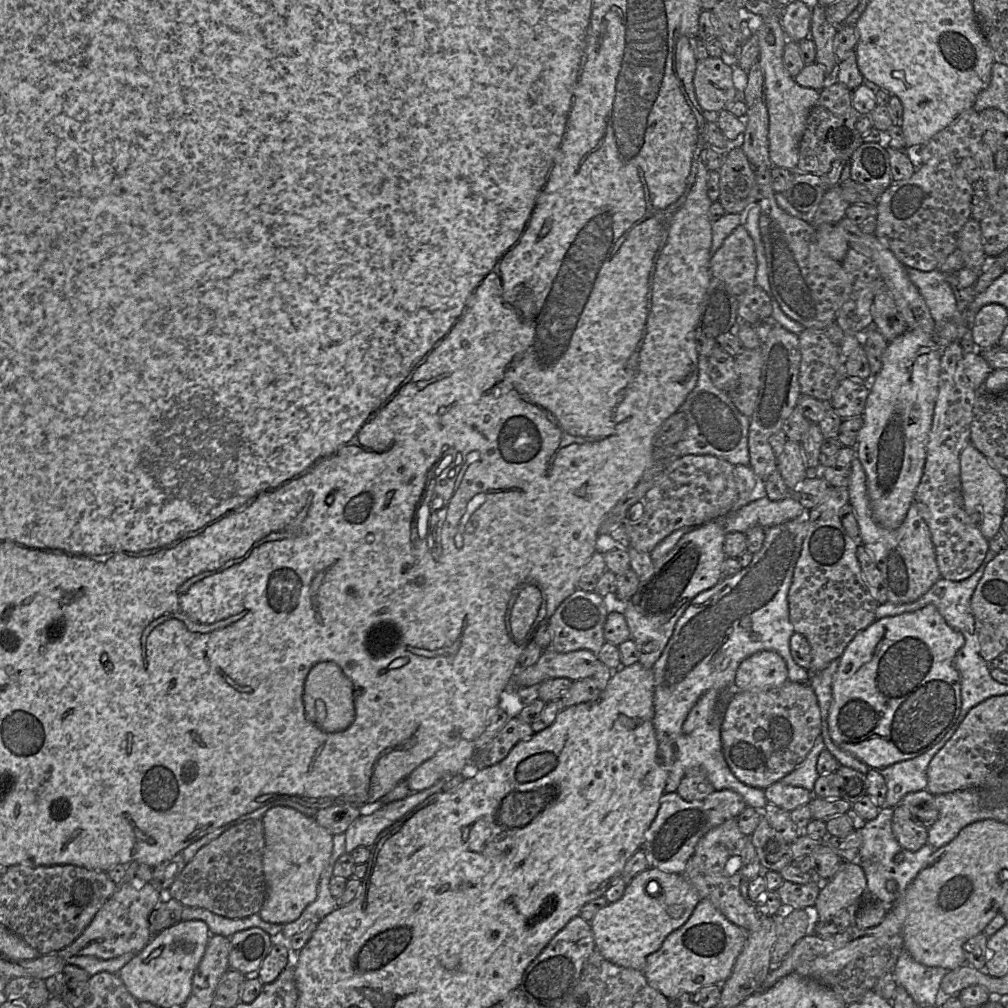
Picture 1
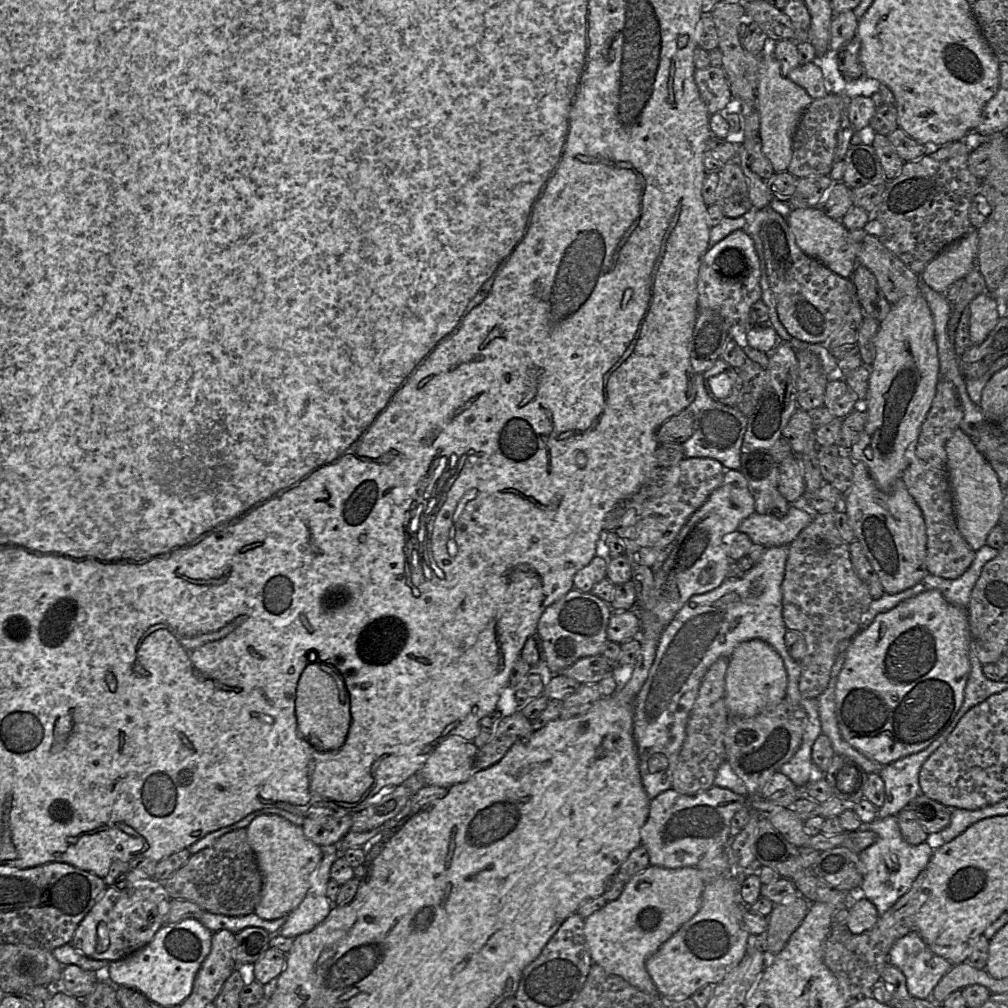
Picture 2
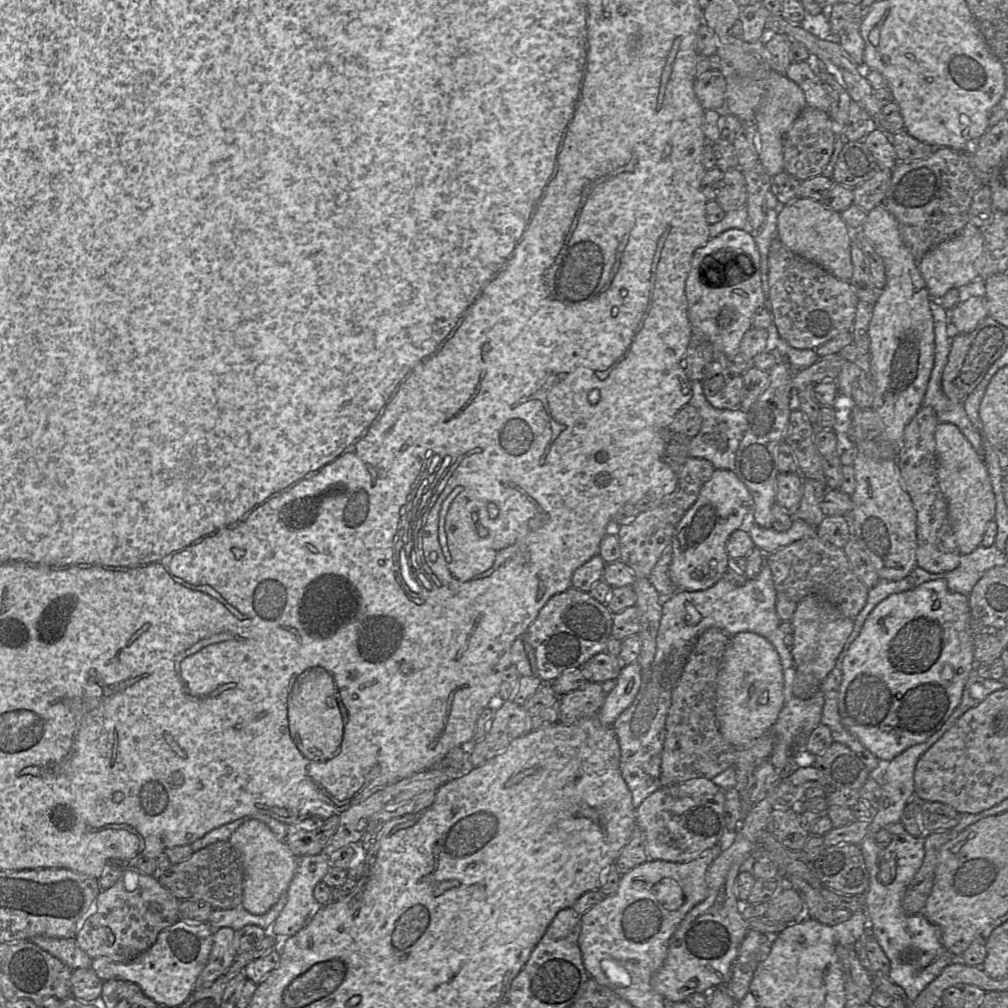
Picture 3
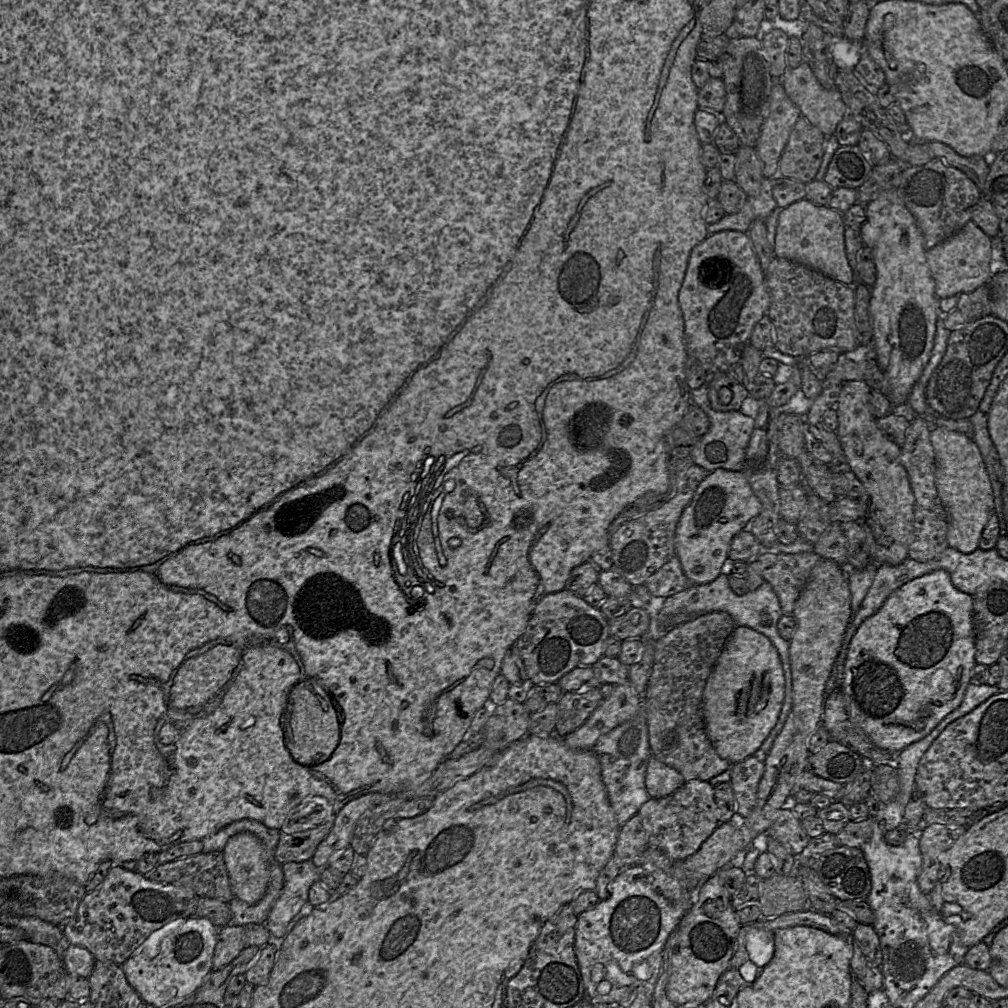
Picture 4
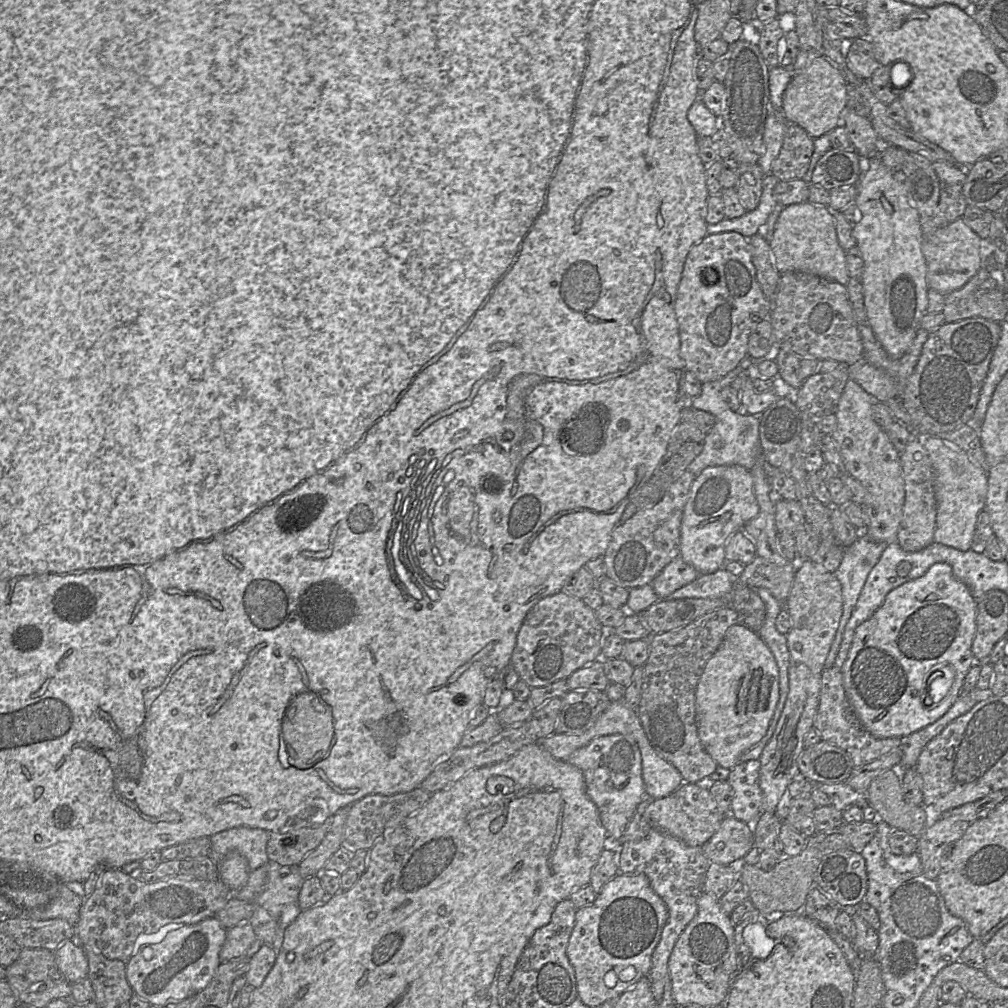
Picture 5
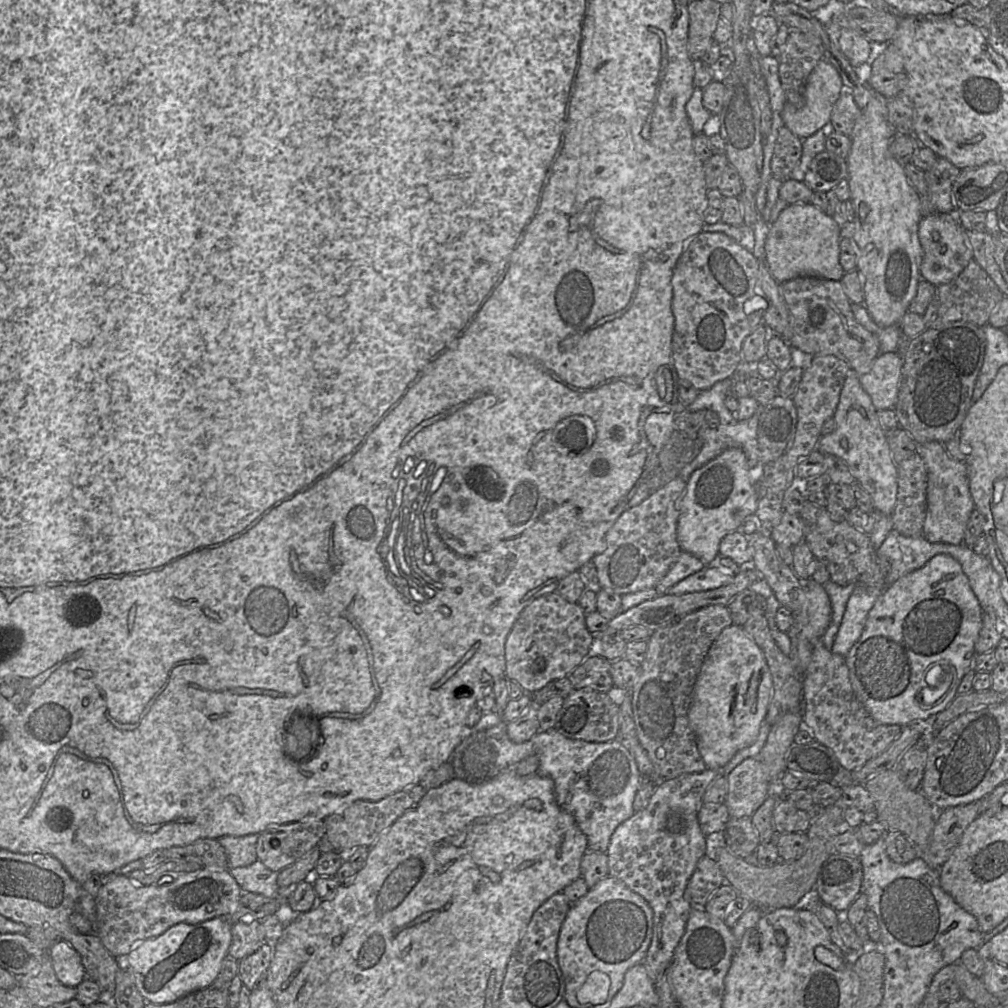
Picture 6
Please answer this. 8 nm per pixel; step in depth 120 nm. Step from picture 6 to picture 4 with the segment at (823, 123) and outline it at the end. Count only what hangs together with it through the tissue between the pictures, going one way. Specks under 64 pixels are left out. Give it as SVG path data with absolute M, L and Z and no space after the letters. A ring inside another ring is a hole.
M806 61L796 68L787 68L783 76L775 81L782 83L801 116L819 128L825 136L833 135L838 123L847 116L847 107L839 90L825 89Z

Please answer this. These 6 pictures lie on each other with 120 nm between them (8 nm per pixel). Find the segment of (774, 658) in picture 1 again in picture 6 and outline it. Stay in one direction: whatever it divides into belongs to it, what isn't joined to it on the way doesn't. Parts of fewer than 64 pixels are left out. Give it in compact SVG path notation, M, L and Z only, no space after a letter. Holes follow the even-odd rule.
M732 624L724 628L710 647L699 670L688 712L698 751L708 769L721 771L739 750L756 741L767 714L772 690L771 672L761 648L744 627Z

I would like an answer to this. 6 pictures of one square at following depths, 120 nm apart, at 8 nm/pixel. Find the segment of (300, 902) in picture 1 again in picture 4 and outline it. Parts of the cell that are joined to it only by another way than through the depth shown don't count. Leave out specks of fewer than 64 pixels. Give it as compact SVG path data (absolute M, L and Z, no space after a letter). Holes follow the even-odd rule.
M241 832L230 837L222 853L234 897L249 904L260 901L270 881L270 858L261 841Z

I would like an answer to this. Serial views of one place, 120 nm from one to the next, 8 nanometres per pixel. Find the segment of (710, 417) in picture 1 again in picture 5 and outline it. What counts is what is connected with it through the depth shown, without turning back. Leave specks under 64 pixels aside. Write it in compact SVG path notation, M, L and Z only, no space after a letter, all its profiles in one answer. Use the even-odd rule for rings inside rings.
M738 365L723 378L703 383L701 393L693 398L692 408L709 412L716 418L715 425L706 435L703 450L692 463L690 463L687 469L696 476L707 467L721 465L740 465L747 470L751 470L755 465L758 456L761 454L759 416L740 415L738 412L731 410L721 397L721 391L725 387L731 385L735 378L740 374L746 373L742 370L742 367ZM716 441L722 441L723 446L716 449L714 447Z

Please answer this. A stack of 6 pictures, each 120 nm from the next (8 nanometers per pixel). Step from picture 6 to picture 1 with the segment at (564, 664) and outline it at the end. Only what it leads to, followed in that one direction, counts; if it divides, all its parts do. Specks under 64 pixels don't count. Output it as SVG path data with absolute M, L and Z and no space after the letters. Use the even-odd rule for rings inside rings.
M577 588L548 620L551 628L550 648L558 653L588 650L597 655L605 643L604 624L608 614L603 597L595 591L588 592Z

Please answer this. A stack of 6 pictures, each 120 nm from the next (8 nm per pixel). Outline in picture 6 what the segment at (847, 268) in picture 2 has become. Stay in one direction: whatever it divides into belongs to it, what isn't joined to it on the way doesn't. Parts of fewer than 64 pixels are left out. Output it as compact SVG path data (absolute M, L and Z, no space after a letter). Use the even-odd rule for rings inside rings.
M811 203L789 204L769 227L765 242L765 263L780 284L798 276L840 281L845 274L840 261L841 229L836 222Z

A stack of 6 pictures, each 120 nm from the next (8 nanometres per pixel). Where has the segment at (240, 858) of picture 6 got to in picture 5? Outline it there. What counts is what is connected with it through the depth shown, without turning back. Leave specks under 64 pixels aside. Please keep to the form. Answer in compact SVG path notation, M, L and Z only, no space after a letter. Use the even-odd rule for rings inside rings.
M237 826L210 837L210 858L217 864L229 853L237 852L244 856L251 871L268 863L266 852L270 834L261 828Z

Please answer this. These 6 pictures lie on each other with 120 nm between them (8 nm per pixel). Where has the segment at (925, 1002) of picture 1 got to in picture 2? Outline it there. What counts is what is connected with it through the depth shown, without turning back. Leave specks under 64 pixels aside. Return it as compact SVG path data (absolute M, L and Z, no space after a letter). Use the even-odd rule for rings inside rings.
M914 930L893 944L889 963L905 976L908 993L919 999L930 999L935 986L953 967L948 960L932 953Z

